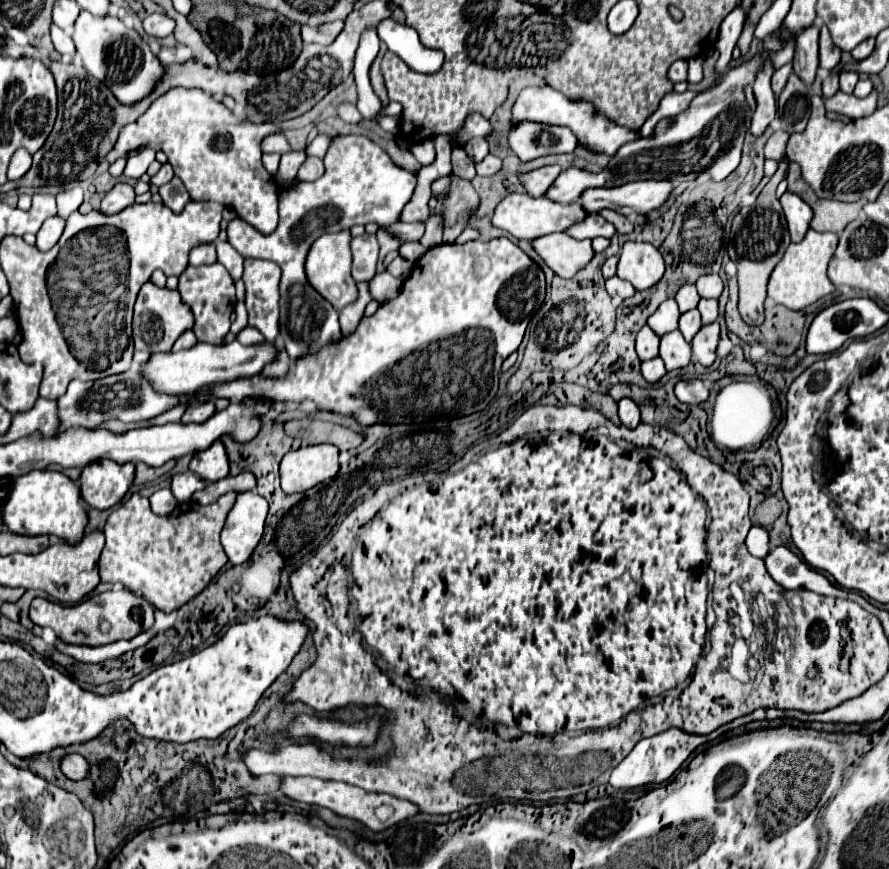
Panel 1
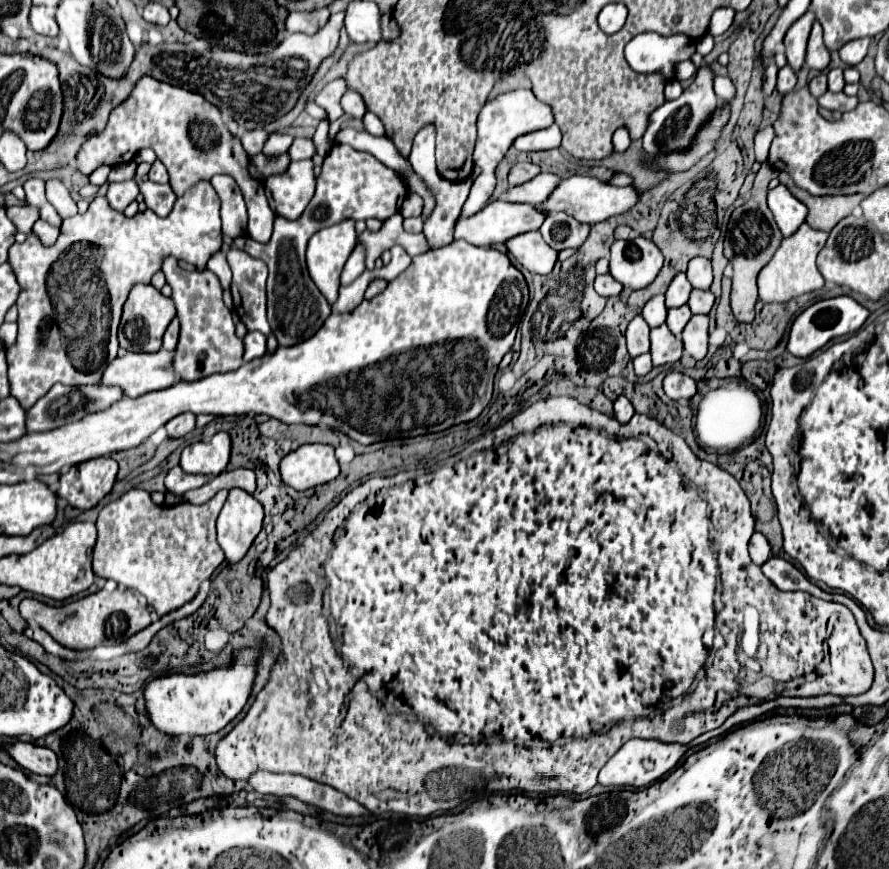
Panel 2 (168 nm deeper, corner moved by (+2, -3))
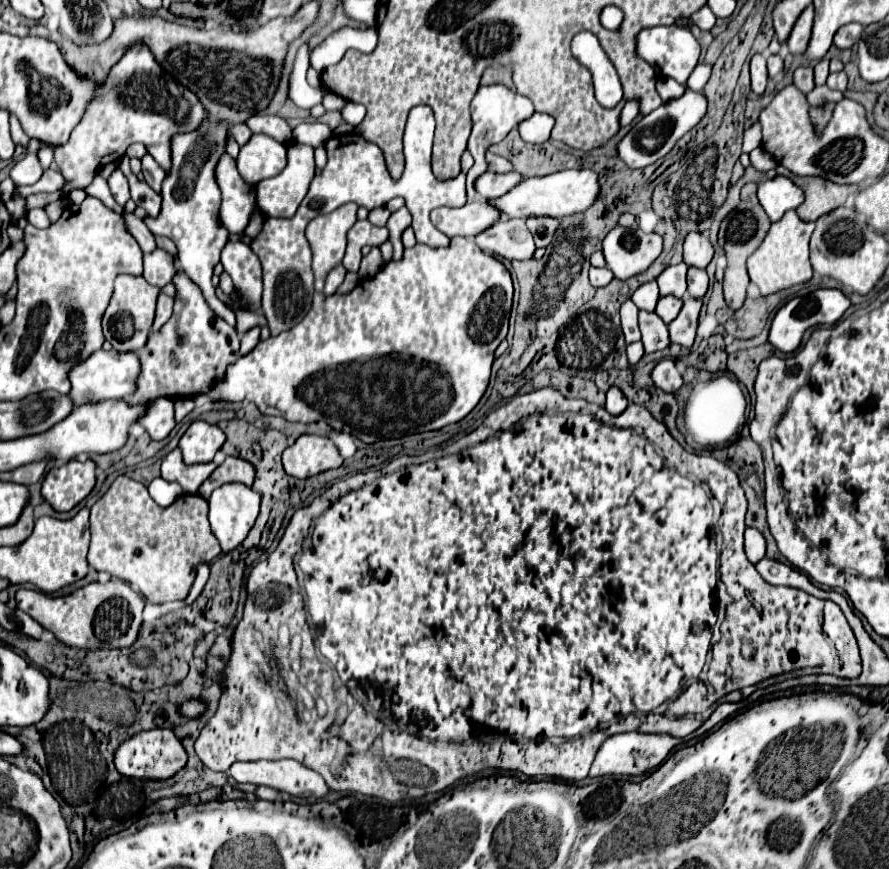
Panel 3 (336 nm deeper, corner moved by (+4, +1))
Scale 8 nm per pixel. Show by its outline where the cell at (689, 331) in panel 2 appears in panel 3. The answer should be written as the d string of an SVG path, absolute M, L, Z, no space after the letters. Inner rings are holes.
M685 298L683 300L683 310L679 312L679 316L669 324L669 336L671 342L681 344L685 348L691 348L695 342L695 334L697 334L697 322L699 322L699 310L701 310L701 300L693 300L693 298Z

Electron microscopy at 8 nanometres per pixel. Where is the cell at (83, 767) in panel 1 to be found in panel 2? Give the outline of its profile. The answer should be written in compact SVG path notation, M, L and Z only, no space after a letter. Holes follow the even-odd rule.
M27 742L1 744L1 748L25 770L35 774L53 774L57 772L57 754L45 746L35 746Z

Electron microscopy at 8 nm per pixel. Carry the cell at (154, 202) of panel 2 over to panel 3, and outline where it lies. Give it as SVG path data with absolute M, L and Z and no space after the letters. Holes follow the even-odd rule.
M123 156L119 162L119 170L123 170L123 174L129 180L131 186L131 198L135 200L137 206L145 208L149 216L157 216L161 210L161 194L155 192L145 180L137 180L137 176L131 172L129 168L129 156Z

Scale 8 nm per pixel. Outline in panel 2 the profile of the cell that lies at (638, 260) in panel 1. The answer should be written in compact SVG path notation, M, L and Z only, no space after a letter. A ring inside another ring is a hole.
M637 236L633 240L615 240L611 246L611 276L625 288L639 290L649 286L653 278L657 278L661 266L661 250L645 236Z

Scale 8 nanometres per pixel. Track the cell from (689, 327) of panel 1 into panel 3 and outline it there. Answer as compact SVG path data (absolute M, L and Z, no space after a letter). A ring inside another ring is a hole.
M665 296L665 298L659 298L659 304L657 304L657 308L655 308L655 314L657 314L665 324L669 324L671 320L675 320L679 308L683 308L683 300L681 300L681 298Z

